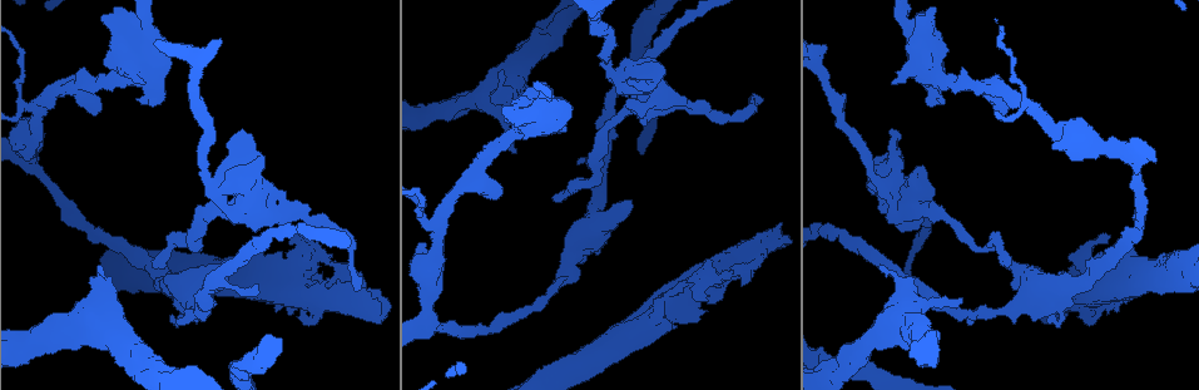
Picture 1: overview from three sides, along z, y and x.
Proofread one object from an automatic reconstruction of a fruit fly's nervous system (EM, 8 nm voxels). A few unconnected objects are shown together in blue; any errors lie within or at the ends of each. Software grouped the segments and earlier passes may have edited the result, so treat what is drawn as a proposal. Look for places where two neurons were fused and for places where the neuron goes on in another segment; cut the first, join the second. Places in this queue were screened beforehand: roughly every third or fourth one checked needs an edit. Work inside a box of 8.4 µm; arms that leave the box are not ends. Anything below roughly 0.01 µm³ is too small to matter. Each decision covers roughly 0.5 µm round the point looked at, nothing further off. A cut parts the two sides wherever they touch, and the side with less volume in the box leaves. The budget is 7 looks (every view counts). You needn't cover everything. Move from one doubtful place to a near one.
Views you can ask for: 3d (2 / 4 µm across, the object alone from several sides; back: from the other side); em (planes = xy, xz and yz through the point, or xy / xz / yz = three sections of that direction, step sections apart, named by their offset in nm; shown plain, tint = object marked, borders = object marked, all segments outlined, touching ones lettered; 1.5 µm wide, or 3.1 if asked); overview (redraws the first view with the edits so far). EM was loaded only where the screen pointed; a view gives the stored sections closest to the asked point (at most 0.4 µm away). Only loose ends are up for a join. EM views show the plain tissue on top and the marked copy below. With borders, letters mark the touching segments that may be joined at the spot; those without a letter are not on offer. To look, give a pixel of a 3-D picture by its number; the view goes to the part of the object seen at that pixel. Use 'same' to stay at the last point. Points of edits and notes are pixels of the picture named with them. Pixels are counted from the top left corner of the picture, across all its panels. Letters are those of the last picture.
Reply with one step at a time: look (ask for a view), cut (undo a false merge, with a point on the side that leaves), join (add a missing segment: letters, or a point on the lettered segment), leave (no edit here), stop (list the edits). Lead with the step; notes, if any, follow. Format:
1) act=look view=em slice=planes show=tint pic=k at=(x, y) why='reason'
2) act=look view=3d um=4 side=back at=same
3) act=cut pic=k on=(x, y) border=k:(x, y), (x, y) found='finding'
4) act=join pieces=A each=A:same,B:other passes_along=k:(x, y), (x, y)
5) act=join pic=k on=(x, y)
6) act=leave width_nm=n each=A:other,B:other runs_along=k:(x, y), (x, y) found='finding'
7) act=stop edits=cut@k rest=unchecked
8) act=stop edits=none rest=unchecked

act=look view=em slice=yz step=4 show=borders pic=1 at=(504, 109) why='stops while still wide'

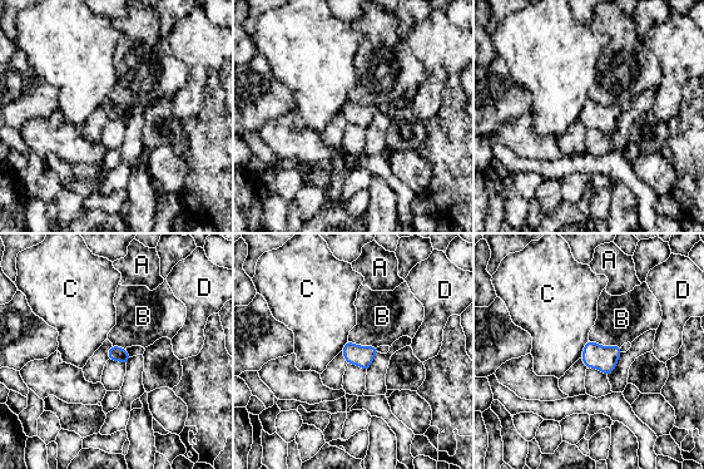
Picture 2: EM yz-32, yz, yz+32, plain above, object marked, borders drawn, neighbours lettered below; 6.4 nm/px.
act=leave each=A:other,B:other,C:other,D:other border=2:(589, 339), (601, 345), (620, 347) found='none of them fits'

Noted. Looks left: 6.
act=look view=3d um=2 pic=1 at=(200, 156) why='sharp bend'

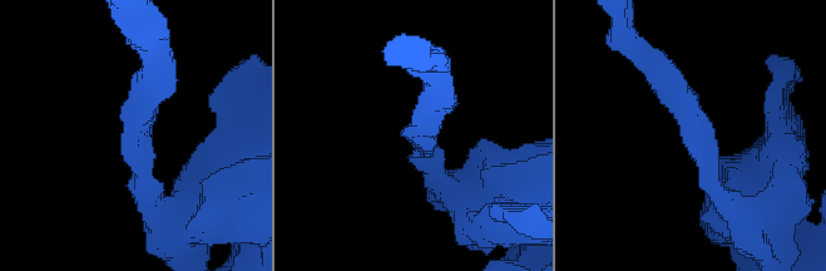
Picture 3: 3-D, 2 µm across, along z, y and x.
act=look view=em slice=xz step=4 show=tint pic=3 at=(136, 131) arm_widths_nm=200,260

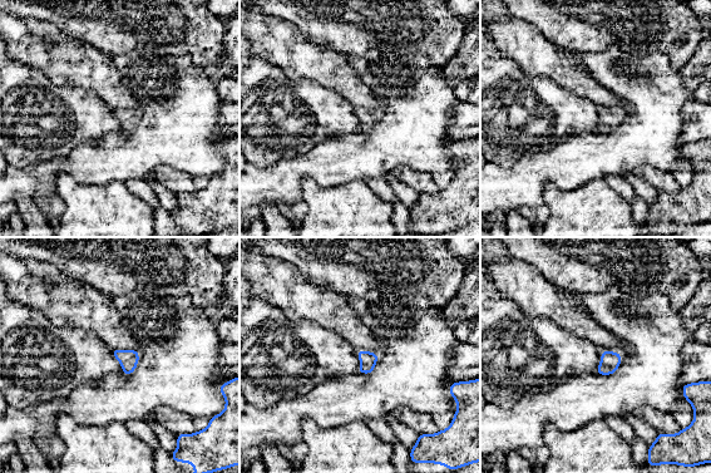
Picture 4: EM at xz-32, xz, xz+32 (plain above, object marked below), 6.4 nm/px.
act=look view=em slice=xy step=8 show=borders at=same why='cut it another way'

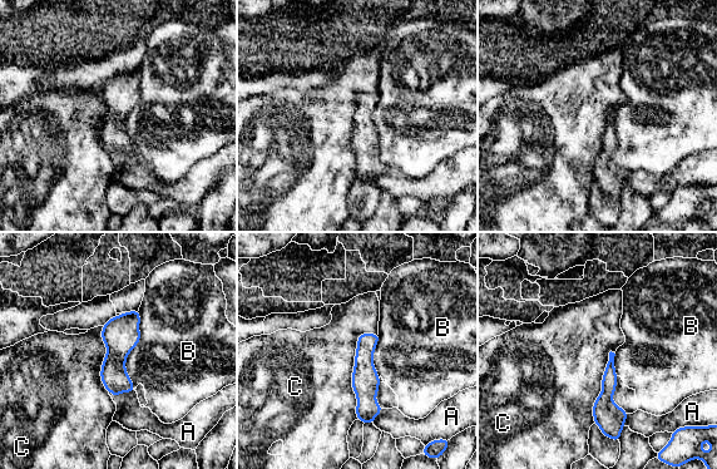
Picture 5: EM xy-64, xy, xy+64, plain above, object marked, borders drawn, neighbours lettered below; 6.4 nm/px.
act=leave each=A:other,B:other,C:other found='all the same neuron'

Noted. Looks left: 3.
act=look view=em slice=planes show=borders pic=1 at=(962, 297) why='tapers out'

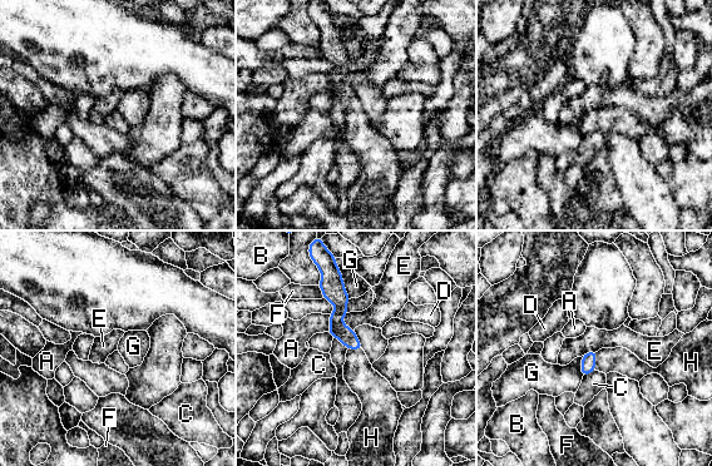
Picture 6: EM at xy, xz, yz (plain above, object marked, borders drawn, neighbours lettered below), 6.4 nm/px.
act=join pieces=H each=A:other,B:other,C:other,D:other,E:other,F:other,G:other,H:same found='the neuron continues'

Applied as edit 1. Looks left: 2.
act=stop edits=join@6 rest=unchecked

